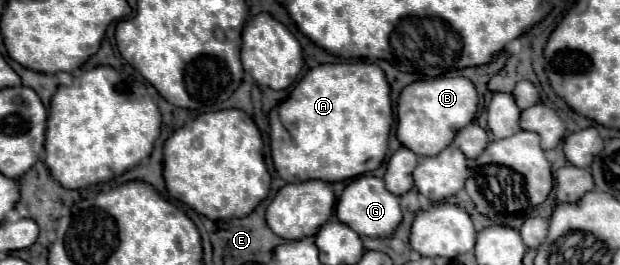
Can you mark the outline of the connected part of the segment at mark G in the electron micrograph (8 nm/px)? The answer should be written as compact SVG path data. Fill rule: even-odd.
M360 176L344 188L344 192L336 204L336 218L340 222L344 222L346 226L350 226L360 236L386 238L386 236L392 236L392 232L400 224L402 210L398 204L398 196L390 194L384 188L384 180L380 180L376 176Z

